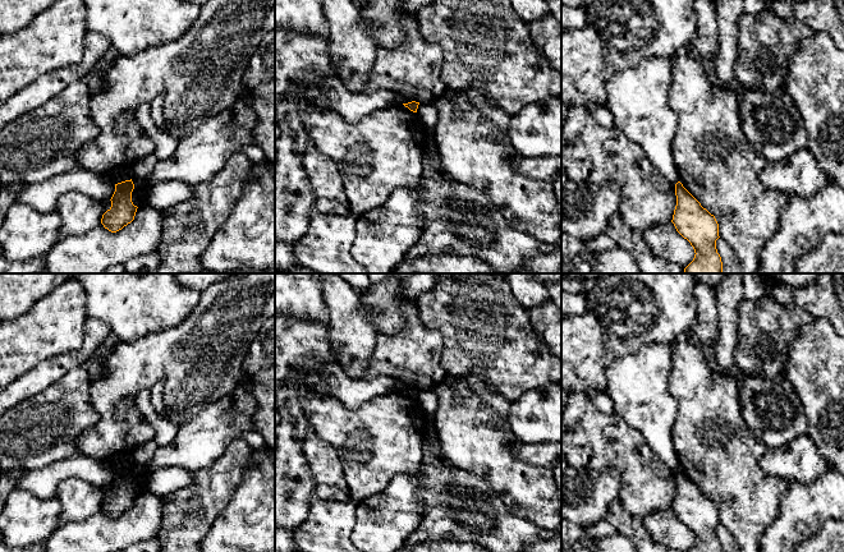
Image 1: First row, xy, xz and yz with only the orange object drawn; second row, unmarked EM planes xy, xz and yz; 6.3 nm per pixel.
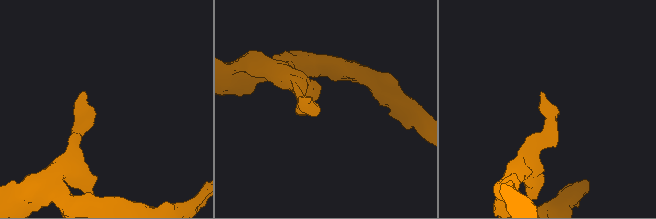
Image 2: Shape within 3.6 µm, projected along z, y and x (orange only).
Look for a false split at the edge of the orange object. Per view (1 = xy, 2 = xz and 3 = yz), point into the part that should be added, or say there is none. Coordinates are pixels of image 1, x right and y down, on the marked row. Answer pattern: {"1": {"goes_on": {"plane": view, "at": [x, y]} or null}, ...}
{"1": {"goes_on": null}, "2": {"goes_on": null}, "3": {"goes_on": null}}

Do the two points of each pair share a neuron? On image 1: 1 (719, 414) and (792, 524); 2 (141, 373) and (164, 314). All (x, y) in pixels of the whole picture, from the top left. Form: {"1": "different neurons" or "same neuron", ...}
{"1": "different neurons", "2": "different neurons"}

